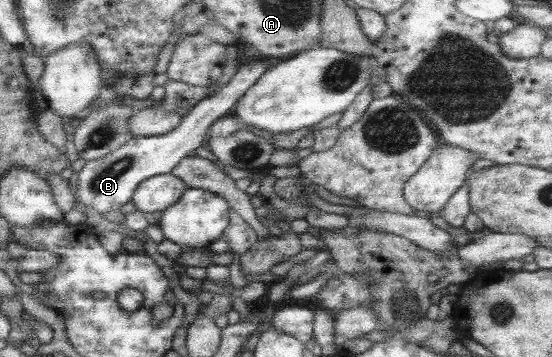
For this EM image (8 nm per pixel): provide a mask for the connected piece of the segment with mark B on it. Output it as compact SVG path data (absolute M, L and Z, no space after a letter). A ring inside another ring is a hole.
M261 59L244 60L234 79L231 79L219 92L206 97L193 109L190 109L189 113L182 117L177 128L157 136L133 136L121 147L108 153L107 156L86 161L79 171L77 189L74 193L74 199L78 206L87 205L93 209L92 211L97 211L102 216L107 211L115 211L115 209L120 209L129 203L135 194L135 189L145 179L167 173L171 174L173 167L181 159L185 159L191 155L193 150L205 143L209 137L208 130L215 121L232 114L241 97L263 77L269 67L266 61L261 61Z

